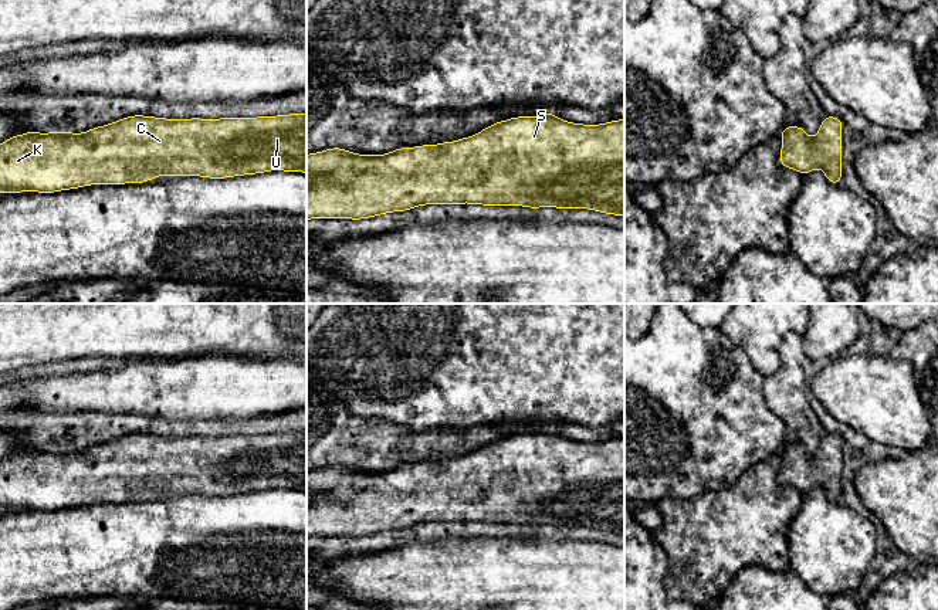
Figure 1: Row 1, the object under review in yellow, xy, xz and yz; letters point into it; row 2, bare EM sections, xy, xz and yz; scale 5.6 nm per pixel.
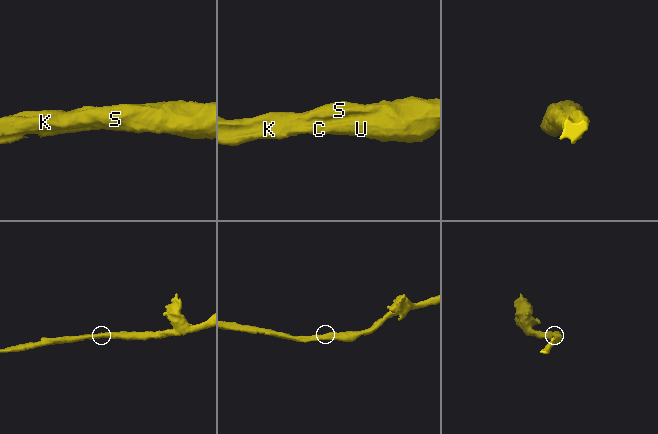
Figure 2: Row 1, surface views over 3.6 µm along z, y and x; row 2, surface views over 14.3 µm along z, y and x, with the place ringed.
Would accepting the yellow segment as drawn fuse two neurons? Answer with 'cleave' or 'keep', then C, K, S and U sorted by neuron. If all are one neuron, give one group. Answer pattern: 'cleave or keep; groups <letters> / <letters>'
keep; groups C K S U

